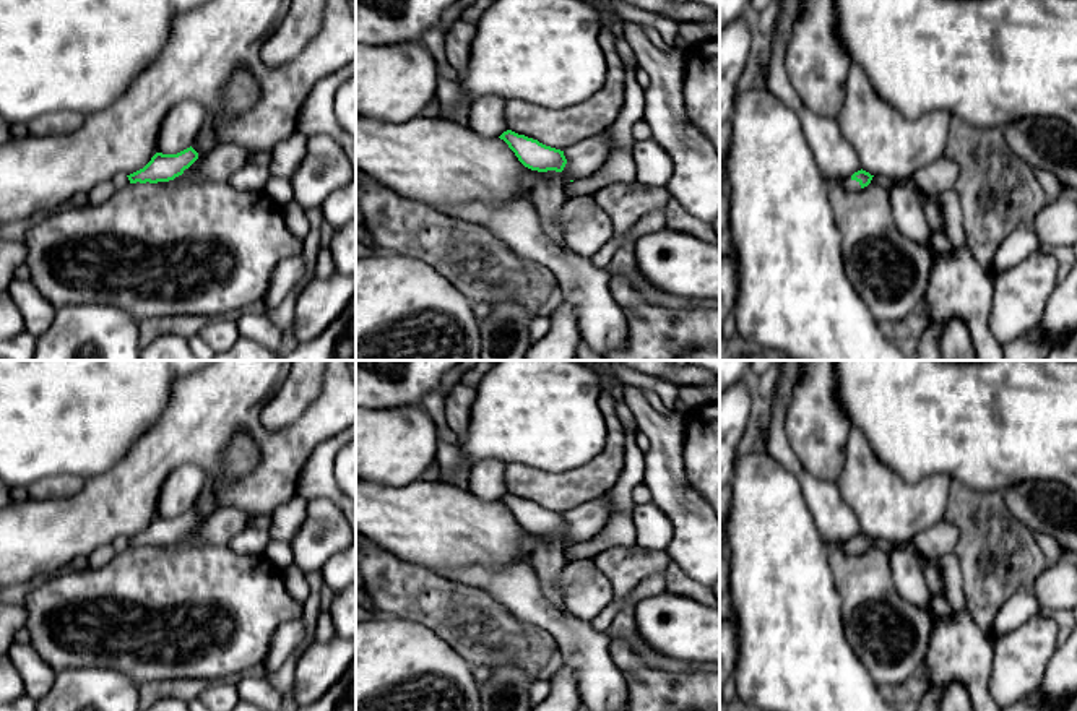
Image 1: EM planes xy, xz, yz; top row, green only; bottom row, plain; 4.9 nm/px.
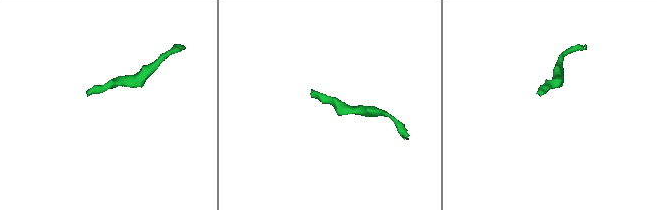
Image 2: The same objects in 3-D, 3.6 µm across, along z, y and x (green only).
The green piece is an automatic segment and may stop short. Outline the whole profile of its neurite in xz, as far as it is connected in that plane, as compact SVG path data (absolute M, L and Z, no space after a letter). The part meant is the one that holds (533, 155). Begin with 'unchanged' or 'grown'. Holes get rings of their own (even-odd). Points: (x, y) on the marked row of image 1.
unchanged; M512 130L504 131L499 138L504 140L508 144L508 148L515 153L518 161L531 170L562 172L567 164L564 151L546 146L538 140L518 135Z

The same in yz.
grown; M861 169L858 172L854 172L853 175L840 180L840 187L845 192L856 193L856 192L861 192L864 187L867 187L871 183L872 177L874 175L871 175L869 172Z

